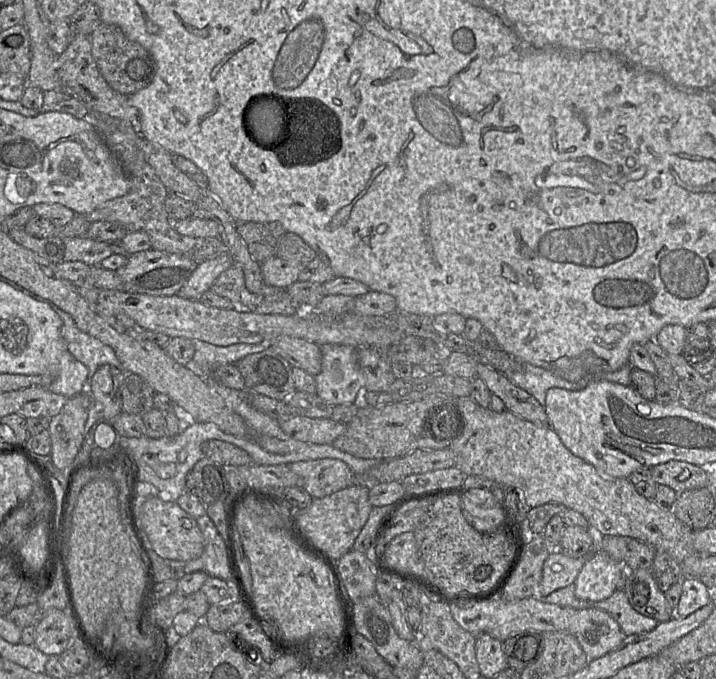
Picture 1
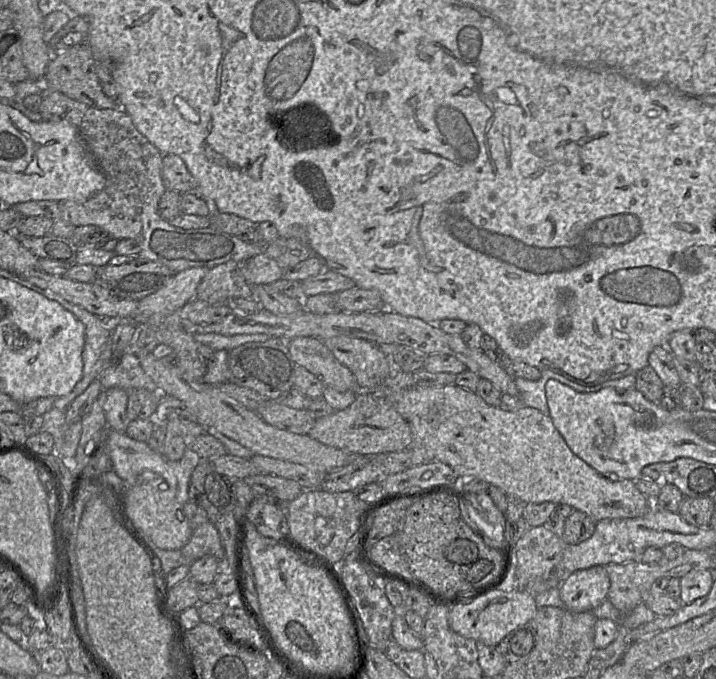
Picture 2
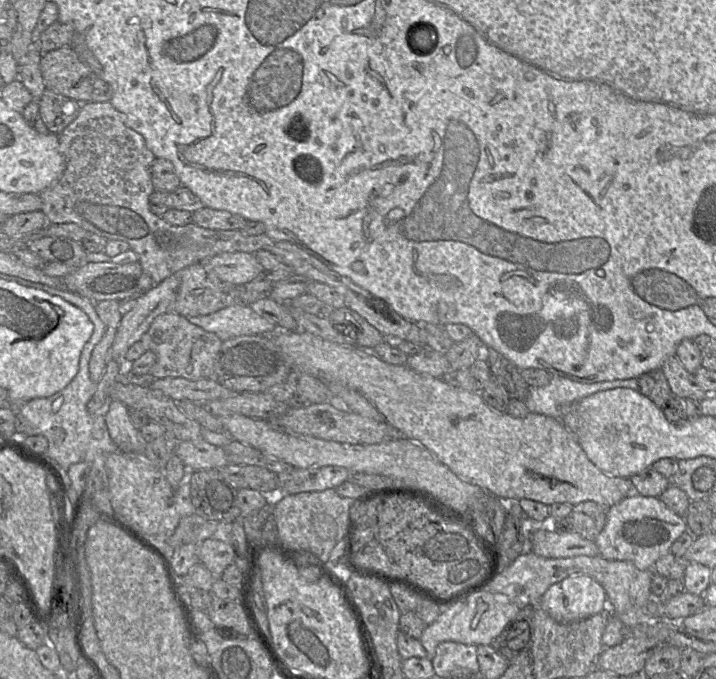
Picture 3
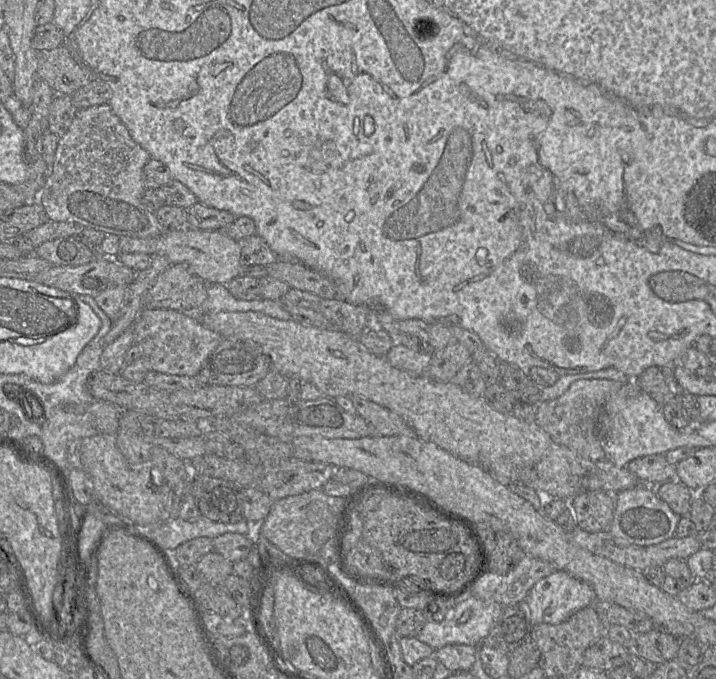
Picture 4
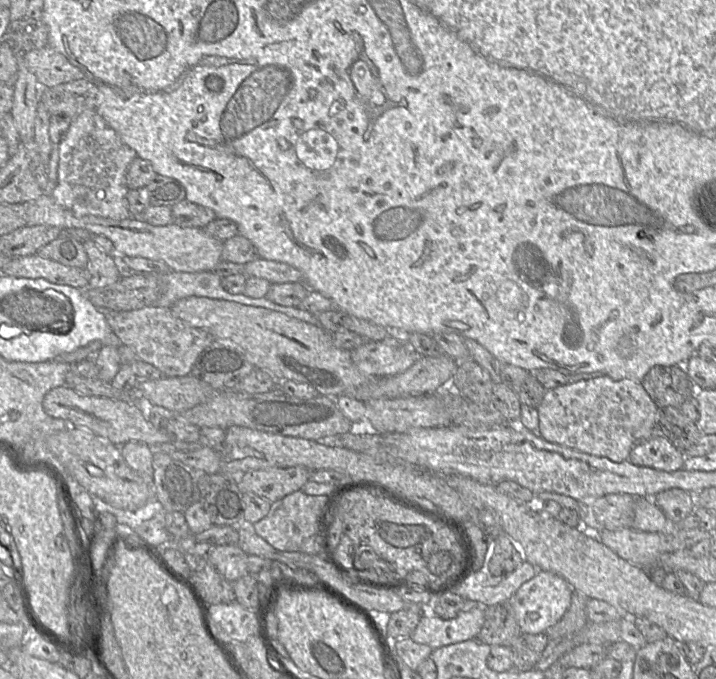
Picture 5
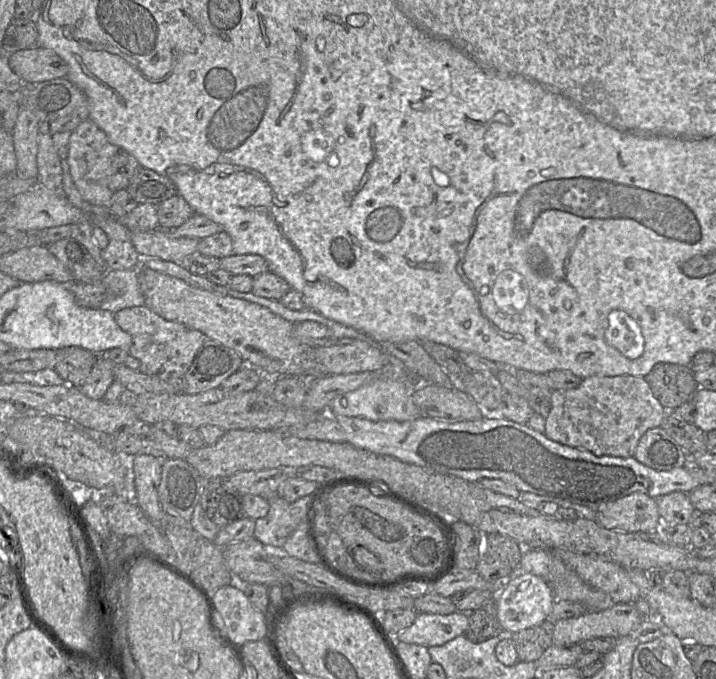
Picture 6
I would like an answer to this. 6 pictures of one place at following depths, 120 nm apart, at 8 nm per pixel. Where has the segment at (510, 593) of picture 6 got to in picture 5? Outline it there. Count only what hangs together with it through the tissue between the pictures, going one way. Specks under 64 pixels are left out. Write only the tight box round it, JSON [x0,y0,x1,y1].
[508,571,572,634]

